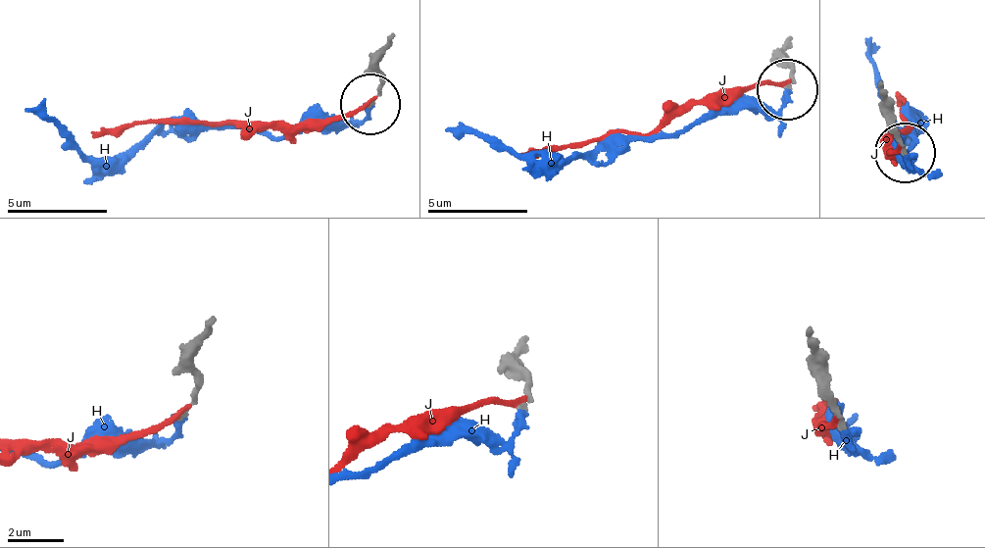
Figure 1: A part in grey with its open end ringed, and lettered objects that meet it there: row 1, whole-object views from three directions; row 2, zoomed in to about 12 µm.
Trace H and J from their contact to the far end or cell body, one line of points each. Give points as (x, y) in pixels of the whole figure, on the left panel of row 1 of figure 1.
H: (369, 106), (352, 121), (278, 136), (250, 126), (185, 128), (158, 125), (123, 153), (90, 157), (24, 108)
J: (369, 101), (351, 115), (270, 125), (225, 124), (89, 131)

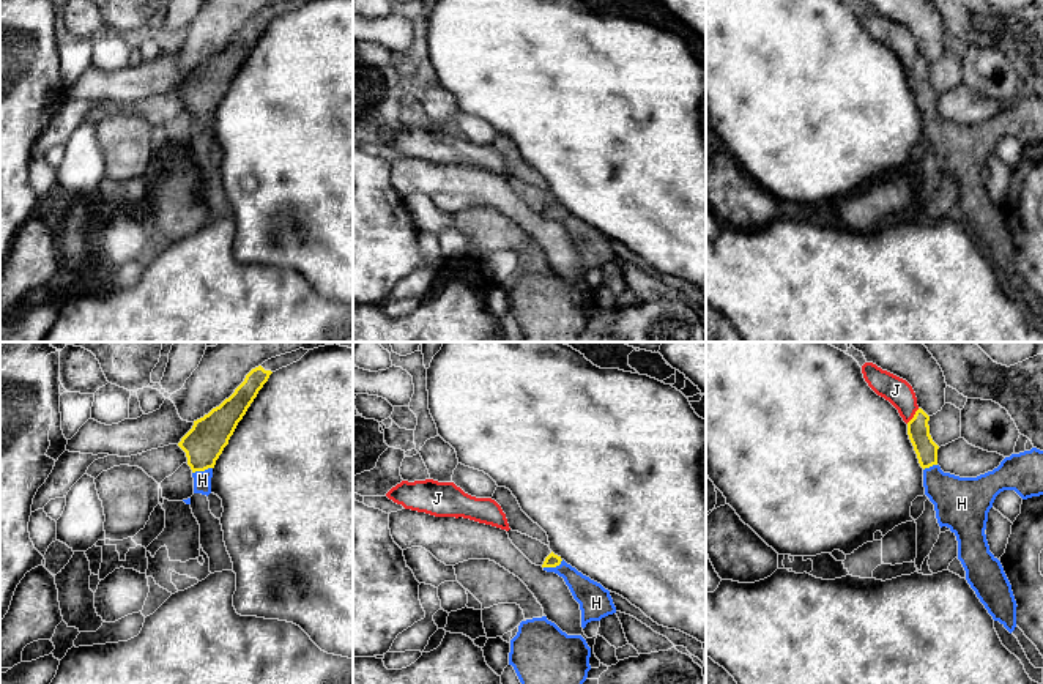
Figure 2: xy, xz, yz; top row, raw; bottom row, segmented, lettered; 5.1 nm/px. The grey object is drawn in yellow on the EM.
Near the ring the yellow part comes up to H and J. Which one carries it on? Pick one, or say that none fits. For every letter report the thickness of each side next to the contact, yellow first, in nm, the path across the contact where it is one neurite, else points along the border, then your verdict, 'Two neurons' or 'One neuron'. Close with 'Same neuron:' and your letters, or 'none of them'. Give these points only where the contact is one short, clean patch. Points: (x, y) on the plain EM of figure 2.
H: Thickness 70 nm (yellow) against 150 nm. Path across: xz (552, 207), (553, 213), (564, 216), (591, 243). One neuron
J: Thickness 110 nm (yellow) against 140 nm. Two neurons
Same neuron: H

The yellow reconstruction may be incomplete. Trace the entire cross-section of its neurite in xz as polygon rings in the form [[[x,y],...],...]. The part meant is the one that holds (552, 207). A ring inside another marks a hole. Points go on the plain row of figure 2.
[[[551,199],[545,205],[542,214],[544,217],[555,219],[564,225],[573,246],[580,251],[583,276],[591,268],[600,268],[602,265],[616,260],[610,238],[605,236],[600,230],[578,219],[561,203]]]

